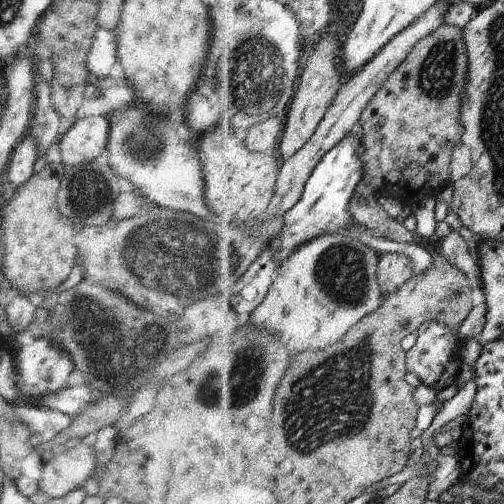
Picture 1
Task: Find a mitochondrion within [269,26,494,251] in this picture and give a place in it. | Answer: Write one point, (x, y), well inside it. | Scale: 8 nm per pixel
(437, 74)

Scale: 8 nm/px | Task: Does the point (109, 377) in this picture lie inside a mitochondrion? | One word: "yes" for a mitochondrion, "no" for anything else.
no

